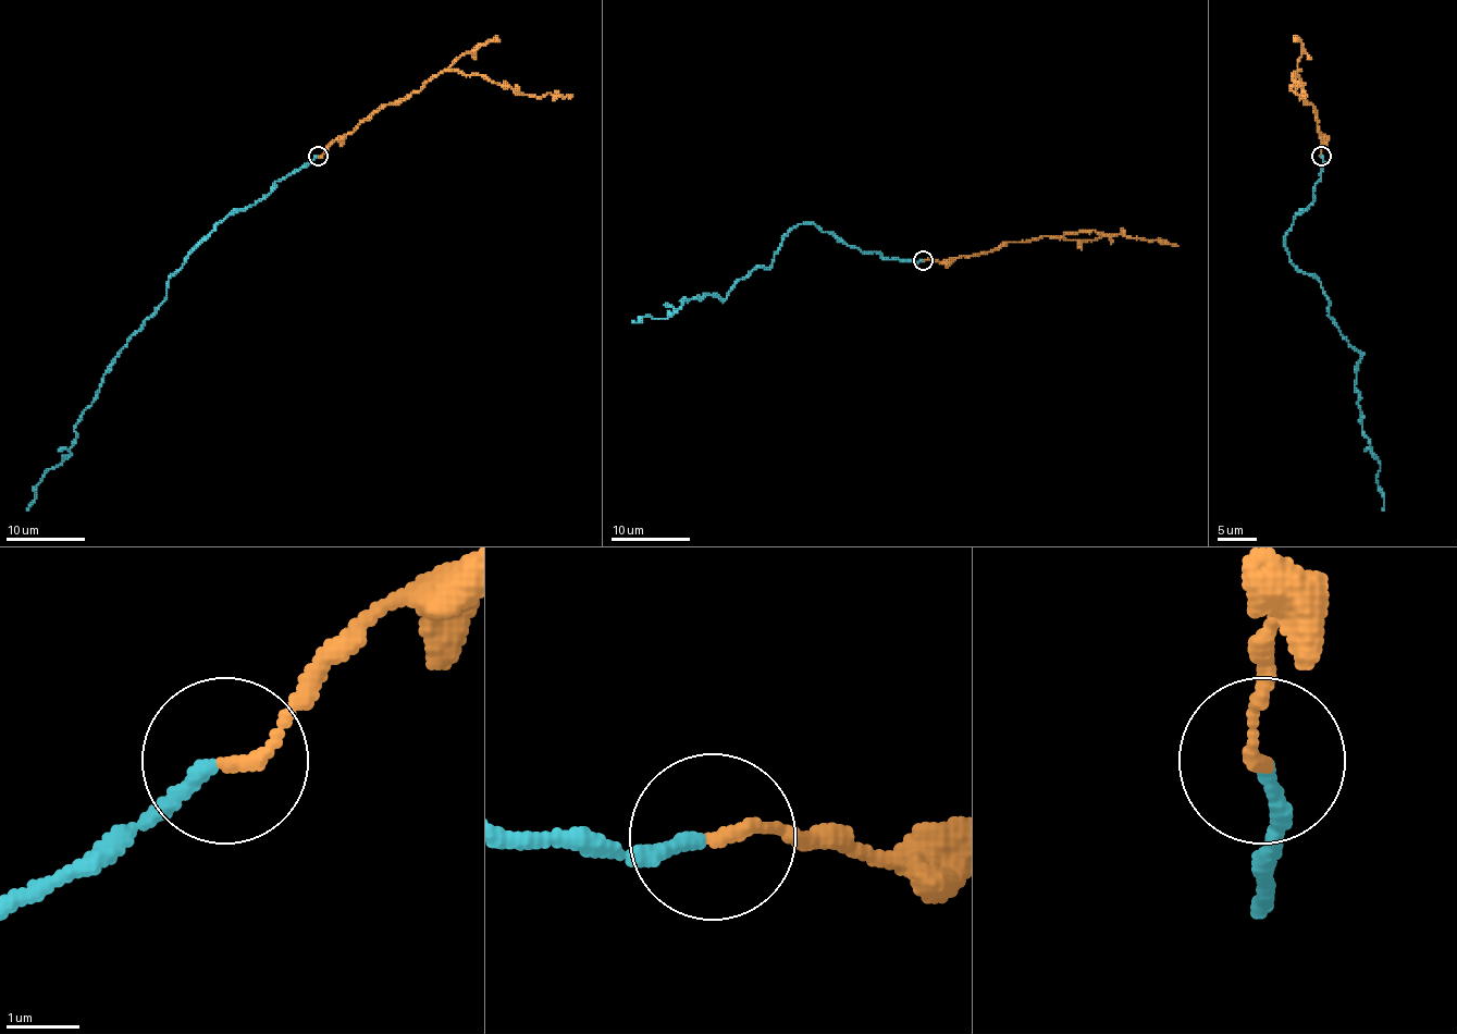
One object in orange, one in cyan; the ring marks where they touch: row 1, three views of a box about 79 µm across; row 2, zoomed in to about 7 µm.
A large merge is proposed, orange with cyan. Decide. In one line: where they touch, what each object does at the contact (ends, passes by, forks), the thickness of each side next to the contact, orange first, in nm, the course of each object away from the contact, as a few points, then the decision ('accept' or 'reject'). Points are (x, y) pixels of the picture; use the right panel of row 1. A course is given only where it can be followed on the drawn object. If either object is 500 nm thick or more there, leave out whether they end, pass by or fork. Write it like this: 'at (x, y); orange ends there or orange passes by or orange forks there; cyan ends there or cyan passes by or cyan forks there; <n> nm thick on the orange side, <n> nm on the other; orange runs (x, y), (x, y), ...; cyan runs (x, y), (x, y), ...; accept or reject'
at (1321, 156); orange ends there; cyan ends there; 180 nm thick on the orange side, 190 nm on the other; orange runs (1321, 156), (1323, 136), (1313, 107), (1303, 98), (1297, 76), (1299, 71), (1292, 76), (1299, 95), (1307, 95); cyan runs (1321, 156), (1313, 200), (1285, 250), (1321, 283), (1329, 315), (1360, 355), (1355, 386), (1380, 463), (1382, 511); reject

